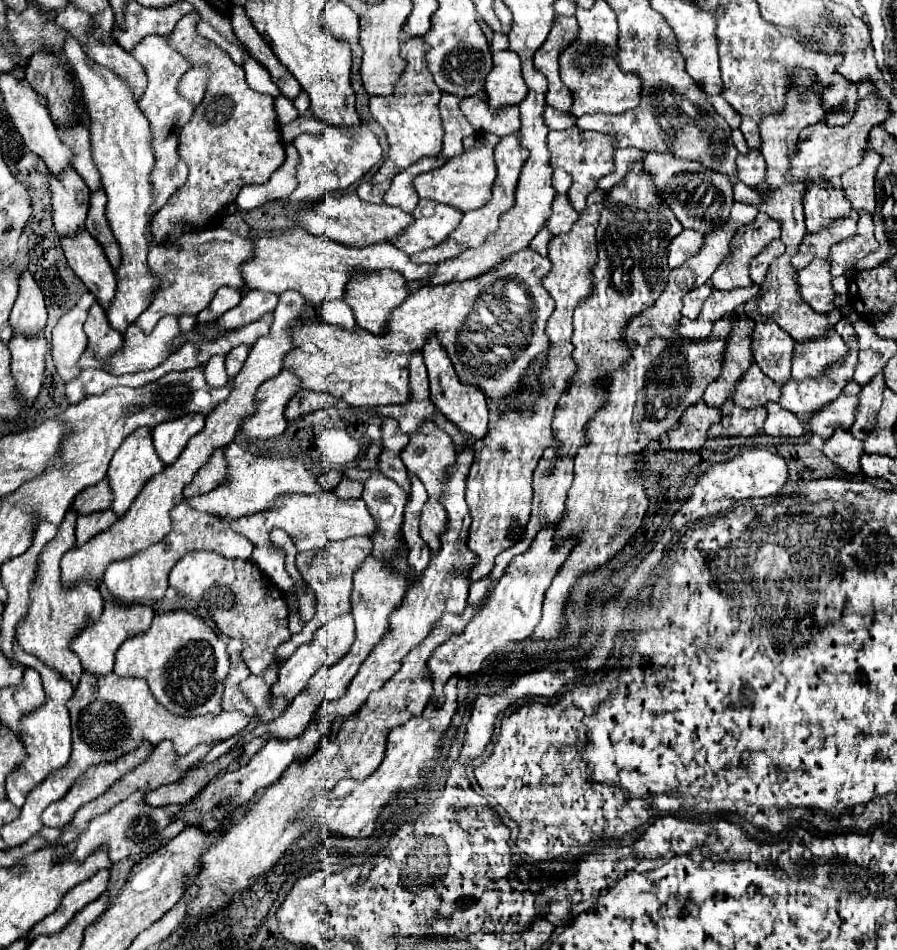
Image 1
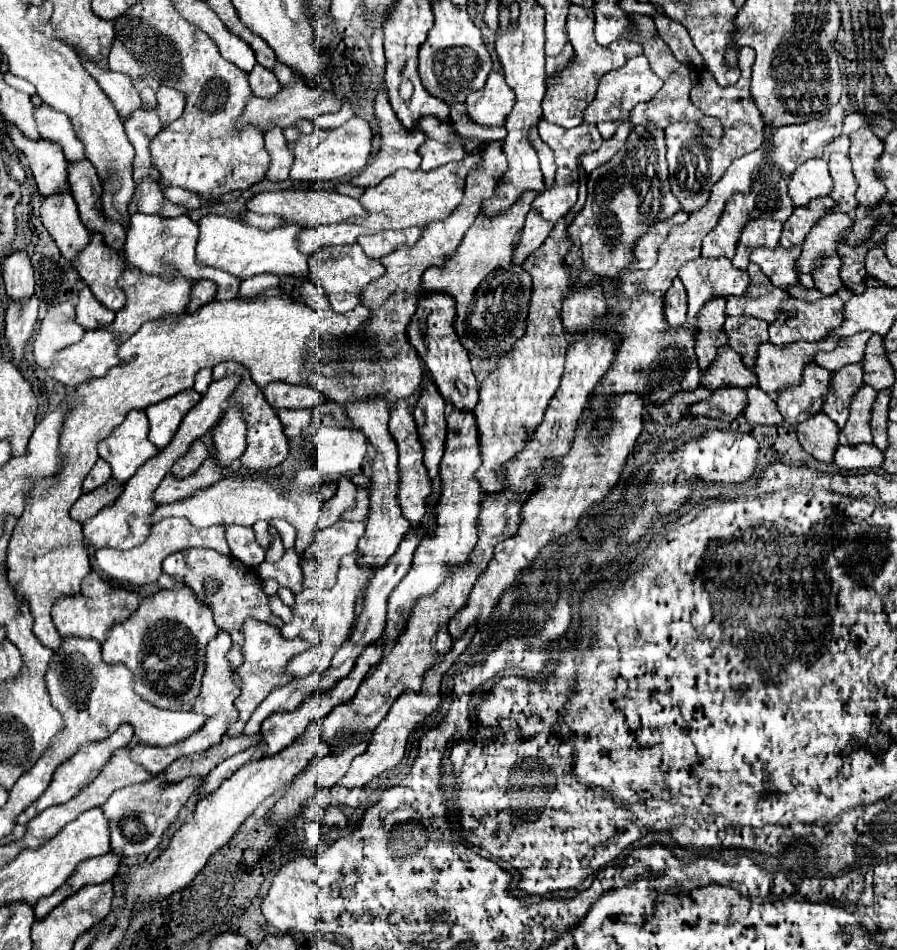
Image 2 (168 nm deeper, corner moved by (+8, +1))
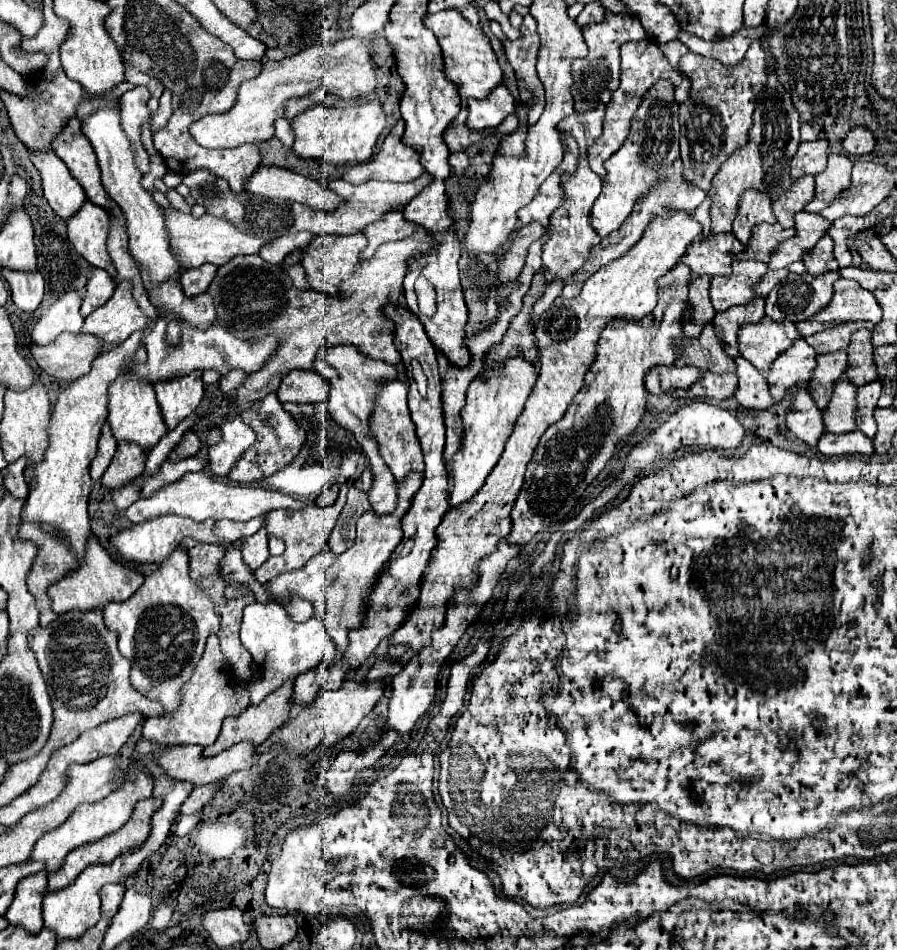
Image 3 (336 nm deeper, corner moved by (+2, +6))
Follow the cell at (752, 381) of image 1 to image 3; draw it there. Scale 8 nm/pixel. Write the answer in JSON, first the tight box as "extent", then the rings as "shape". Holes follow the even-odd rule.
{"extent":[677,324,737,374],"shape":[[[711,324],[705,326],[703,334],[697,340],[687,340],[681,356],[677,358],[677,366],[695,366],[713,374],[729,374],[737,368],[735,360],[731,356],[725,356],[723,344],[717,340]]]}

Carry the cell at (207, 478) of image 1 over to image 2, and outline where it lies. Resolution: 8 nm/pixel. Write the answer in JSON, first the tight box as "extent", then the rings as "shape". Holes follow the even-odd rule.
{"extent":[171,439,209,477],"shape":[[[197,439],[197,441],[189,447],[189,451],[187,451],[179,461],[175,461],[175,465],[171,467],[171,473],[173,473],[175,477],[187,477],[187,475],[195,473],[195,469],[199,469],[199,465],[201,465],[207,457],[209,457],[209,451],[205,449],[203,441]]]}

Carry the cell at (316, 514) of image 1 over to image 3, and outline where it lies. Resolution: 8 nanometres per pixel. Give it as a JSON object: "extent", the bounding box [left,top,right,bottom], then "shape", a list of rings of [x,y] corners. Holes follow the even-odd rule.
{"extent":[123,472,309,524],"shape":[[[195,472],[195,474],[183,476],[175,484],[165,486],[163,490],[155,492],[149,498],[137,500],[123,514],[135,524],[147,522],[147,520],[153,520],[153,518],[159,518],[159,516],[165,516],[165,514],[187,516],[187,518],[193,518],[197,522],[203,522],[207,518],[213,518],[213,520],[229,518],[229,520],[241,520],[243,522],[243,520],[251,520],[255,516],[265,516],[271,510],[279,510],[279,508],[301,510],[301,508],[307,508],[307,506],[309,504],[295,500],[295,498],[283,494],[283,492],[277,492],[277,490],[269,490],[269,488],[263,488],[263,486],[239,486],[235,482],[217,480],[209,472]]]}

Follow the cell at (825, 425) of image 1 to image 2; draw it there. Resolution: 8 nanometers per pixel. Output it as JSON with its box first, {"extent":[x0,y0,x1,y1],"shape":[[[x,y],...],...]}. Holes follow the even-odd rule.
{"extent":[777,361,831,425],"shape":[[[813,361],[803,367],[801,383],[789,385],[777,393],[777,409],[789,425],[805,421],[811,413],[821,411],[823,393],[827,393],[831,371],[815,365]]]}

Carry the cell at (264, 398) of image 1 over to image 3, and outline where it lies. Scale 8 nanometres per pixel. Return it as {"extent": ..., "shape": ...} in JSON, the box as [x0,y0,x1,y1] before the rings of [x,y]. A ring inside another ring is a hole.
{"extent":[209,416,255,478],"shape":[[[239,416],[225,420],[221,426],[221,442],[209,448],[209,470],[225,478],[241,454],[255,442],[255,432]]]}

